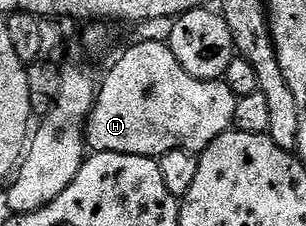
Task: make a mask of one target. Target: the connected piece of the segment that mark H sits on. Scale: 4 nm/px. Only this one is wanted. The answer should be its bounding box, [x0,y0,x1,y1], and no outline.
[84,38,238,158]

